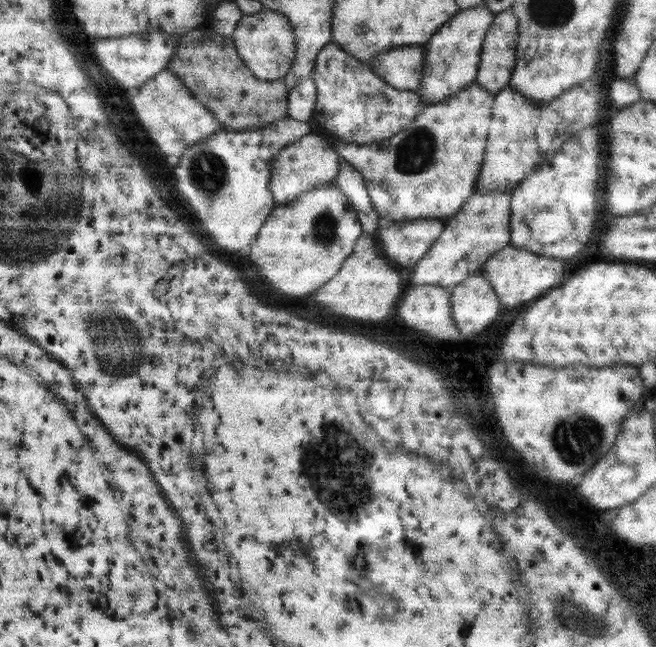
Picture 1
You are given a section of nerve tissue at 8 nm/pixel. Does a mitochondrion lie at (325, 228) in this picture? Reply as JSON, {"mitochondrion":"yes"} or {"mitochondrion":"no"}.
{"mitochondrion":"yes"}

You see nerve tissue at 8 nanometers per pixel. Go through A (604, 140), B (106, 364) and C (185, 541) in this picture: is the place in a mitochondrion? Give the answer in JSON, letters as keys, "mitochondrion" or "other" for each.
{"A":"other","B":"mitochondrion","C":"other"}

